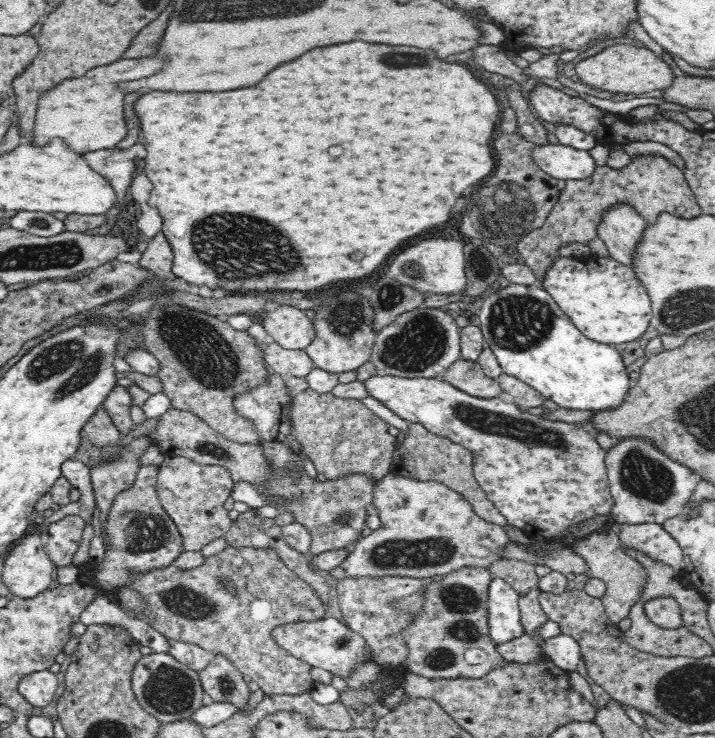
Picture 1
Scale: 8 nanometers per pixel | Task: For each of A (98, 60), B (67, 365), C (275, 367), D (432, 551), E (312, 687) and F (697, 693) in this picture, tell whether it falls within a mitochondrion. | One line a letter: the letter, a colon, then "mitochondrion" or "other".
A: other
B: mitochondrion
C: other
D: mitochondrion
E: other
F: mitochondrion

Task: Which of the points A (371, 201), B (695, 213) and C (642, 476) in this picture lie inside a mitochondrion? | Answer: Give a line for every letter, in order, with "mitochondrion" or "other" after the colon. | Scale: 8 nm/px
A: other
B: other
C: mitochondrion

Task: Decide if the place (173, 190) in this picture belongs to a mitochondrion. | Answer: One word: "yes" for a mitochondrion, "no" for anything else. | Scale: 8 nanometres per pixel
no

